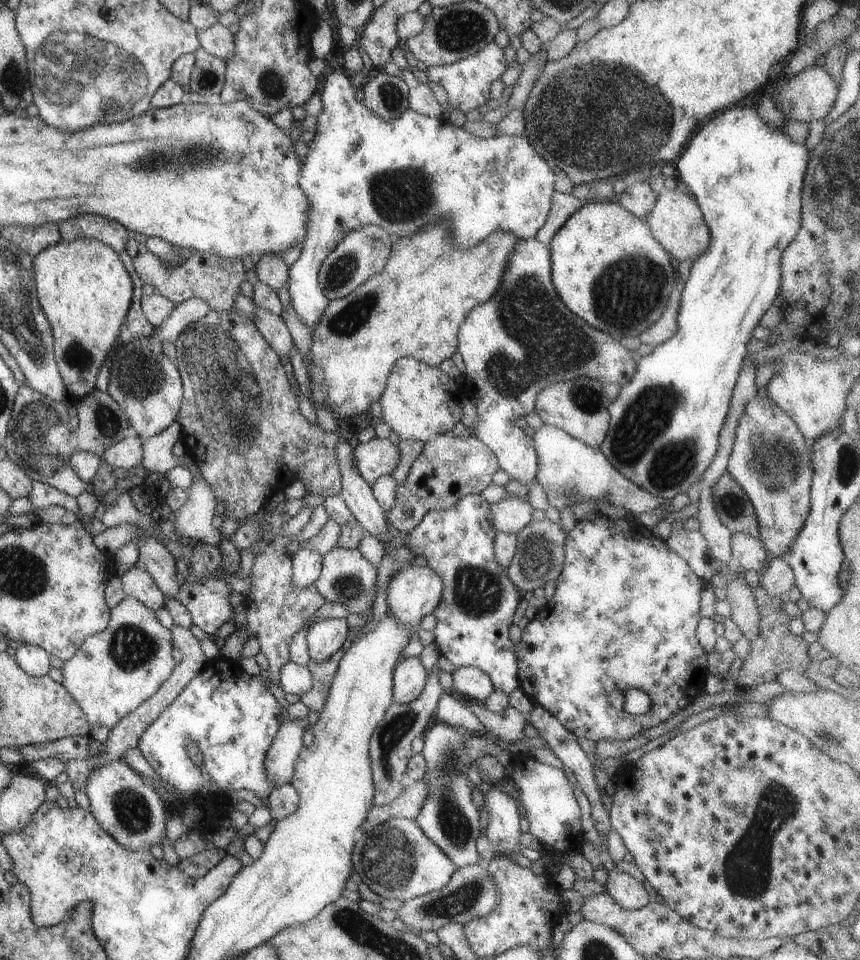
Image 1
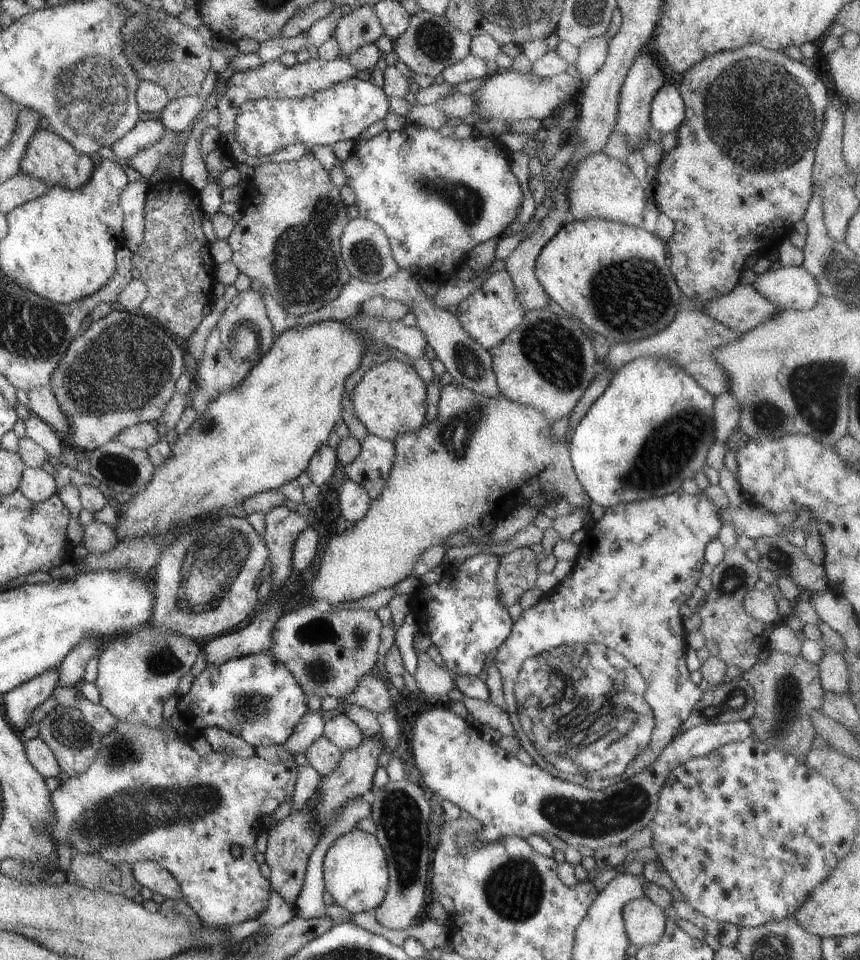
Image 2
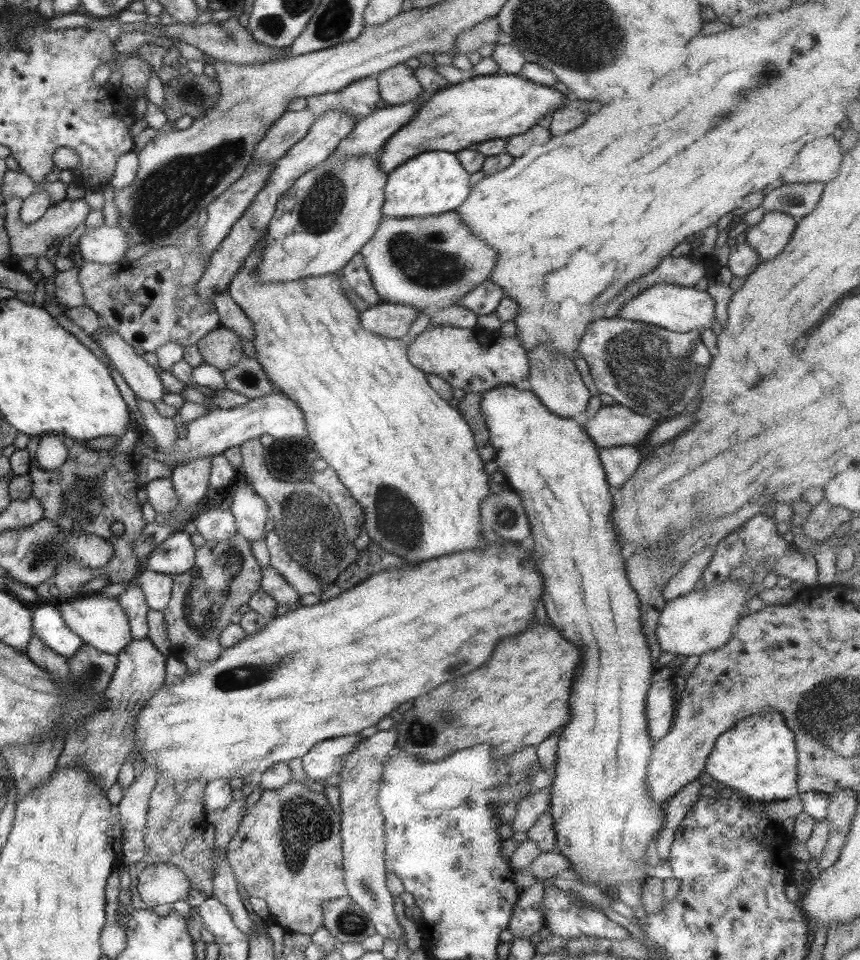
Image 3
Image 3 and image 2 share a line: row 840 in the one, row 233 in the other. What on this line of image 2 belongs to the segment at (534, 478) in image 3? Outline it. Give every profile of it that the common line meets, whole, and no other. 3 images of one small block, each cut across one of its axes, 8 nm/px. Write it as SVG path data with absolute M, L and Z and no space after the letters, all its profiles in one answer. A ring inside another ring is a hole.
M603 218L574 219L569 224L561 226L537 254L537 259L534 263L534 274L543 291L549 296L549 299L557 303L567 314L570 314L570 317L583 322L589 331L601 334L610 343L645 339L667 328L677 314L677 304L679 304L679 296L682 294L675 283L675 278L671 275L668 254L663 241L651 232Z

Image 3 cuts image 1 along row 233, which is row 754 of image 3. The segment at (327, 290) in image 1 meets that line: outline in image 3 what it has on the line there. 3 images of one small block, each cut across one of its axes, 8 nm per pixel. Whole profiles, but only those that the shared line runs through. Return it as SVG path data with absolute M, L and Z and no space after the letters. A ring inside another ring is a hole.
M395 729L378 730L369 737L361 738L355 750L343 760L339 772L338 802L339 828L342 847L343 881L346 896L364 913L385 940L399 940L401 927L394 916L394 900L386 887L384 866L384 824L381 810L377 806L377 789L381 785L383 763L387 755L395 750Z

